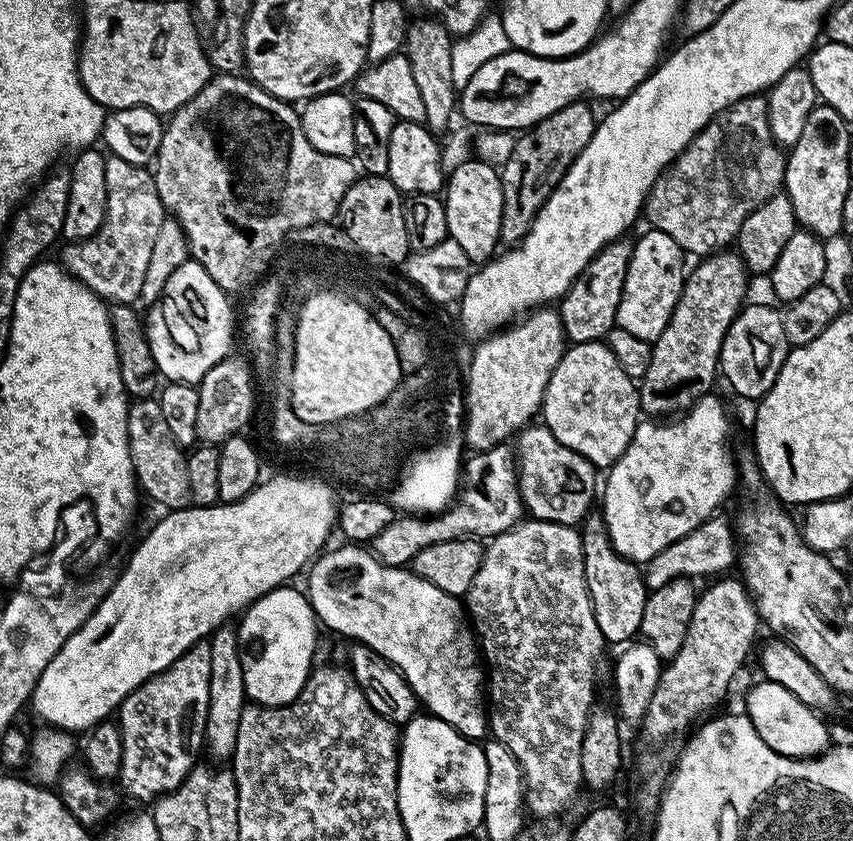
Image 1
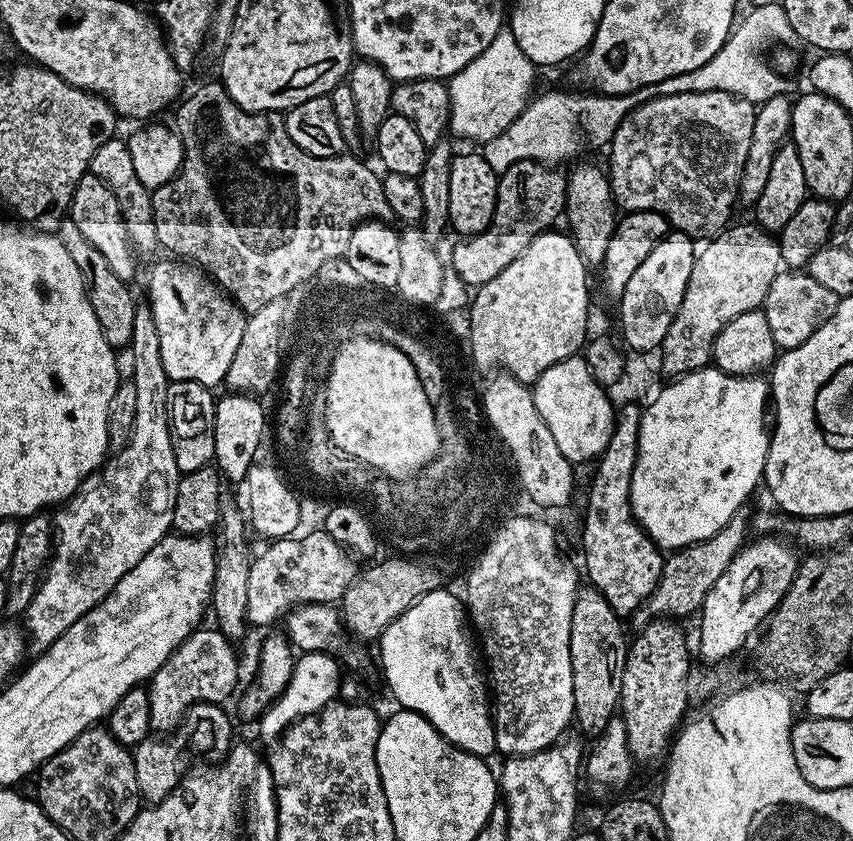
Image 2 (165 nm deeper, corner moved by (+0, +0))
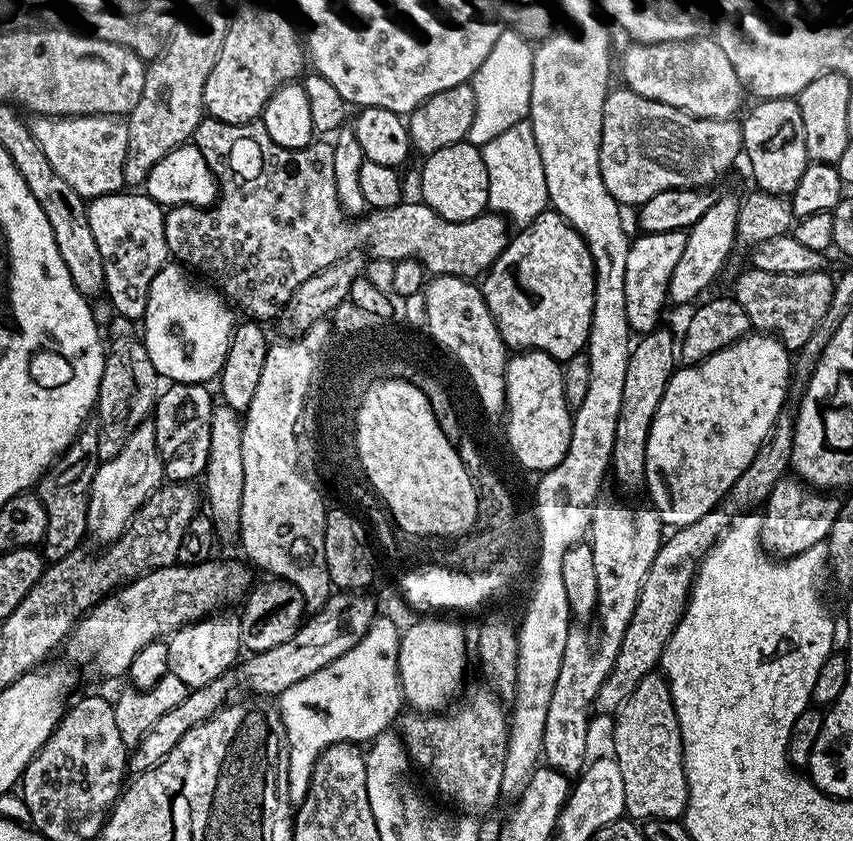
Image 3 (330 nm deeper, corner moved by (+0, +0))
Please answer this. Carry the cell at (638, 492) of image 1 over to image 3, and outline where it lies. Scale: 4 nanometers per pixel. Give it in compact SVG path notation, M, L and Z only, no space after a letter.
M749 334L736 344L731 344L728 348L706 357L701 364L684 366L673 372L660 399L656 417L650 426L650 438L646 442L646 474L643 487L648 488L648 496L652 499L649 500L651 507L655 508L656 513L660 516L661 525L672 524L673 529L684 528L688 524L698 522L698 518L702 518L702 514L706 514L710 509L719 505L720 501L724 499L724 495L730 490L730 486L734 486L734 482L742 474L742 470L746 470L746 466L750 466L758 446L767 440L768 432L774 426L777 416L781 415L783 408L780 407L783 406L784 395L788 392L788 375L793 375L793 372L794 364L790 359L789 349L785 348L776 337L767 334Z

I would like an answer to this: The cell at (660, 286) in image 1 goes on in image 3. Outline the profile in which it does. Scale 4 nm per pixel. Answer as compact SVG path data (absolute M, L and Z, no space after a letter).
M687 231L679 232L645 232L637 235L629 243L626 254L626 318L633 333L654 332L661 327L660 315L664 304L669 303L668 283L678 258L682 258L682 249L686 247Z

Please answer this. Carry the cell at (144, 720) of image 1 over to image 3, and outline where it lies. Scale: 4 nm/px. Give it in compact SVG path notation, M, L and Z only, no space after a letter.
M221 610L213 615L196 620L193 624L185 624L171 636L166 643L170 662L168 671L171 675L182 678L189 689L206 686L220 675L227 673L236 659L241 659L242 645L240 643L240 618L231 611Z

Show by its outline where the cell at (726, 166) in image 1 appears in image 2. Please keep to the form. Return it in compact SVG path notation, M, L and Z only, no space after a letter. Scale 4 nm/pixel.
M694 92L655 96L652 100L637 105L618 126L617 132L614 133L610 143L612 153L608 156L608 164L606 163L606 175L612 185L612 194L617 209L624 214L629 212L661 212L668 218L669 225L675 231L684 233L685 236L693 238L719 236L725 228L729 227L730 221L733 219L733 217L731 218L732 203L735 205L738 200L742 170L746 166L746 154L750 154L755 117L756 108L752 102L726 92Z

